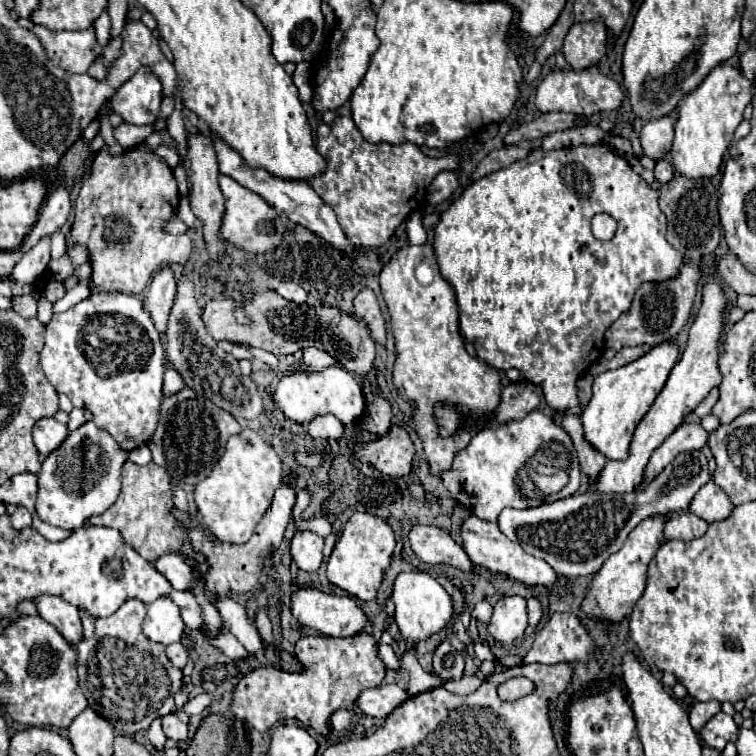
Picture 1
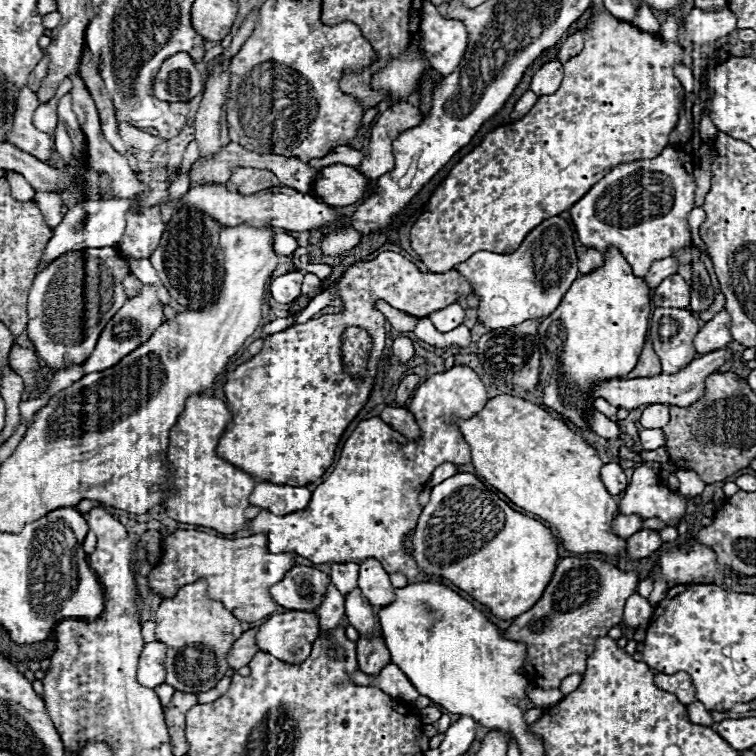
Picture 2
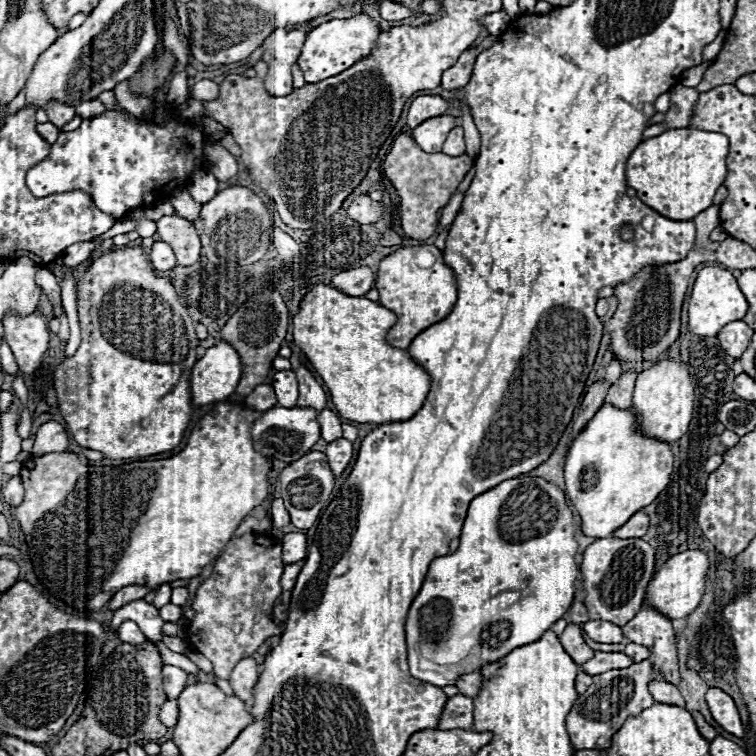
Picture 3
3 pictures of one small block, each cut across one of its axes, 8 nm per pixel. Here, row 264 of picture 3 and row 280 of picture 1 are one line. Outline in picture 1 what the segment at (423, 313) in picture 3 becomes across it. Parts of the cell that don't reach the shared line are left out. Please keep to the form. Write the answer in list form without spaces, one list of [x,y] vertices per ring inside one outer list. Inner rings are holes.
[[[424,244],[424,246],[402,246],[398,248],[398,252],[384,264],[382,272],[380,272],[380,288],[382,288],[382,296],[386,300],[388,306],[388,314],[390,314],[390,324],[392,324],[392,334],[396,340],[396,364],[394,364],[394,386],[398,390],[398,394],[412,404],[412,418],[416,422],[416,434],[420,436],[422,444],[424,444],[424,452],[430,464],[430,472],[434,476],[440,476],[440,472],[448,470],[452,466],[454,456],[458,454],[458,450],[462,450],[470,438],[474,436],[474,432],[458,432],[458,436],[450,436],[450,438],[442,438],[438,434],[438,426],[434,422],[434,404],[440,402],[448,402],[454,404],[458,410],[462,410],[468,416],[474,416],[476,422],[482,420],[484,416],[488,416],[490,412],[496,410],[498,402],[500,402],[500,374],[494,366],[484,364],[482,360],[470,356],[464,348],[464,340],[458,332],[458,304],[456,304],[456,294],[452,290],[452,286],[442,278],[436,258],[434,258],[434,250],[432,246]],[[418,264],[430,264],[432,272],[434,272],[434,280],[428,286],[418,284],[414,270]]]

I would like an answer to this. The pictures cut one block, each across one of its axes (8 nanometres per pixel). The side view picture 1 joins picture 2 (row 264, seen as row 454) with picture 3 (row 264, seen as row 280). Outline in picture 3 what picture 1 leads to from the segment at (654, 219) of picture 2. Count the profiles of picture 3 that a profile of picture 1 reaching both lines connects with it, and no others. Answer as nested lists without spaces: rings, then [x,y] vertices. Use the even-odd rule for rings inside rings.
[[[718,264],[704,266],[698,272],[698,278],[694,282],[688,304],[690,304],[690,308],[688,308],[690,328],[694,334],[700,334],[700,336],[716,336],[722,326],[726,326],[728,322],[734,322],[734,320],[742,320],[748,310],[748,302],[740,290],[740,286],[736,284],[736,278],[732,276],[730,270],[726,270]]]

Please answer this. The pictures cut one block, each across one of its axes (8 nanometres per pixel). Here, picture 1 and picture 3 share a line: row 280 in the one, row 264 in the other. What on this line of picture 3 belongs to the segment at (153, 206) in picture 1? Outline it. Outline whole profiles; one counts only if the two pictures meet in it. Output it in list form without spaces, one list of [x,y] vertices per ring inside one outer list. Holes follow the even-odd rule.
[[[140,246],[112,250],[96,258],[80,278],[78,316],[82,328],[80,348],[74,356],[64,358],[54,372],[58,406],[74,440],[84,448],[102,452],[102,456],[110,460],[154,456],[174,450],[180,444],[180,434],[184,436],[194,410],[190,370],[196,362],[194,348],[198,346],[198,338],[170,280],[154,274],[152,264]]]

